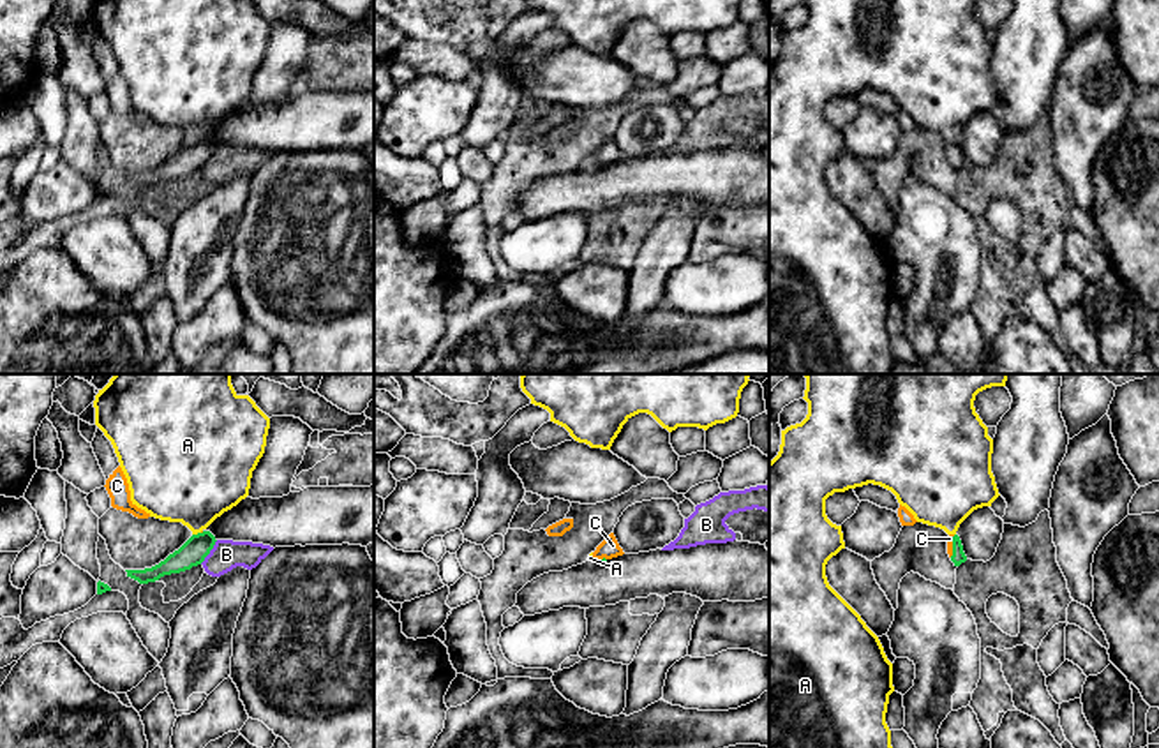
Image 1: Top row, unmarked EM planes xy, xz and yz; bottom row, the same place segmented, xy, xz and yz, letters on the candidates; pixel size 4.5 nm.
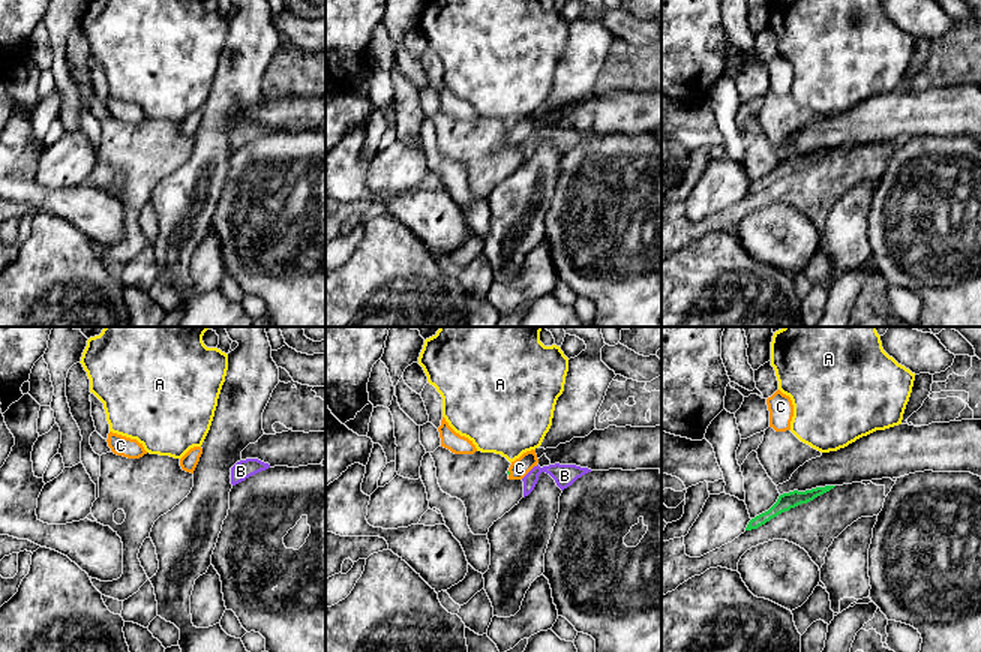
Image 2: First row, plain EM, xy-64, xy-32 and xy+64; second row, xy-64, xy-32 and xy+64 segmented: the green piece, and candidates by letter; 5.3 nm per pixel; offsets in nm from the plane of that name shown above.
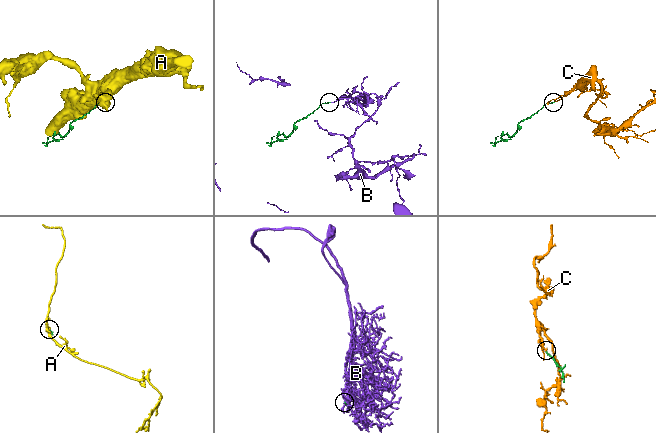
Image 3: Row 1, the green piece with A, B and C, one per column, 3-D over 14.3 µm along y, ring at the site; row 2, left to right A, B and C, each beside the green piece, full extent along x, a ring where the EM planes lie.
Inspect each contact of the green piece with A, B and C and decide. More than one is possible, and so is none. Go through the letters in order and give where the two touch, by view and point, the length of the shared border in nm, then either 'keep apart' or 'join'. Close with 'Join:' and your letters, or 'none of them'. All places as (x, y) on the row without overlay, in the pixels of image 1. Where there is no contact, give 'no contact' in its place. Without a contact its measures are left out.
A: xy (198, 138) | 40 nm | keep apart
B: xy (209, 157) | 140 nm | keep apart
C: yz (953, 150) | 110 nm | join
Join: C

